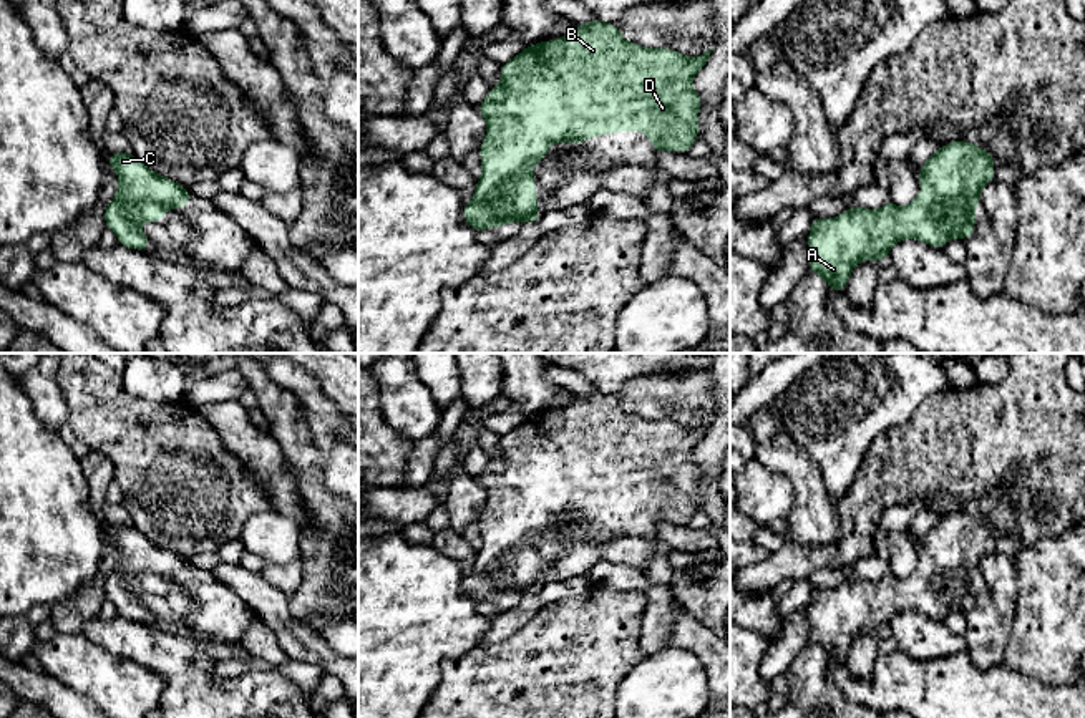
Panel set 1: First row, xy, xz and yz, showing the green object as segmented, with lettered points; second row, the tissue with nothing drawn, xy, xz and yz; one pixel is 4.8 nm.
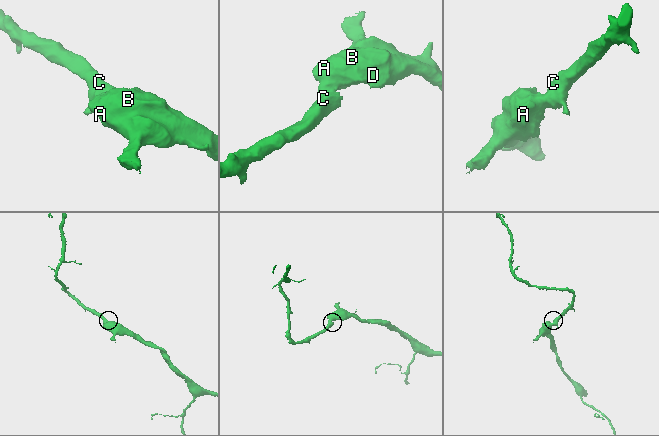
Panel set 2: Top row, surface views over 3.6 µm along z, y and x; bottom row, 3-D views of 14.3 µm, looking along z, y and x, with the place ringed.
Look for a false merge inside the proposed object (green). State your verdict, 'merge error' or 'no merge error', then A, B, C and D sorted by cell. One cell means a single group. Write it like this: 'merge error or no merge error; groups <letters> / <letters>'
no merge error; groups A B C D

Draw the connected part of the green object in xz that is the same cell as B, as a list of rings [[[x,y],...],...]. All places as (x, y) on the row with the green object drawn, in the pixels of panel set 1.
[[[592,18],[586,25],[574,25],[572,32],[554,40],[524,46],[521,53],[499,68],[501,83],[491,86],[481,104],[474,108],[488,123],[488,131],[479,144],[483,174],[474,184],[476,194],[463,207],[463,221],[476,232],[504,224],[539,222],[538,191],[533,166],[546,159],[552,143],[582,144],[587,138],[639,131],[652,139],[654,153],[687,153],[698,139],[698,109],[703,98],[693,90],[692,78],[707,65],[713,50],[700,56],[685,56],[672,48],[647,48],[627,41],[617,23]]]

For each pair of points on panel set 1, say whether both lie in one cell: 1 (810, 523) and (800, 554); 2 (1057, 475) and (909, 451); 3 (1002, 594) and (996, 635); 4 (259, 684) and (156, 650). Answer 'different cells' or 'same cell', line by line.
1: different cells
2: same cell
3: same cell
4: same cell

